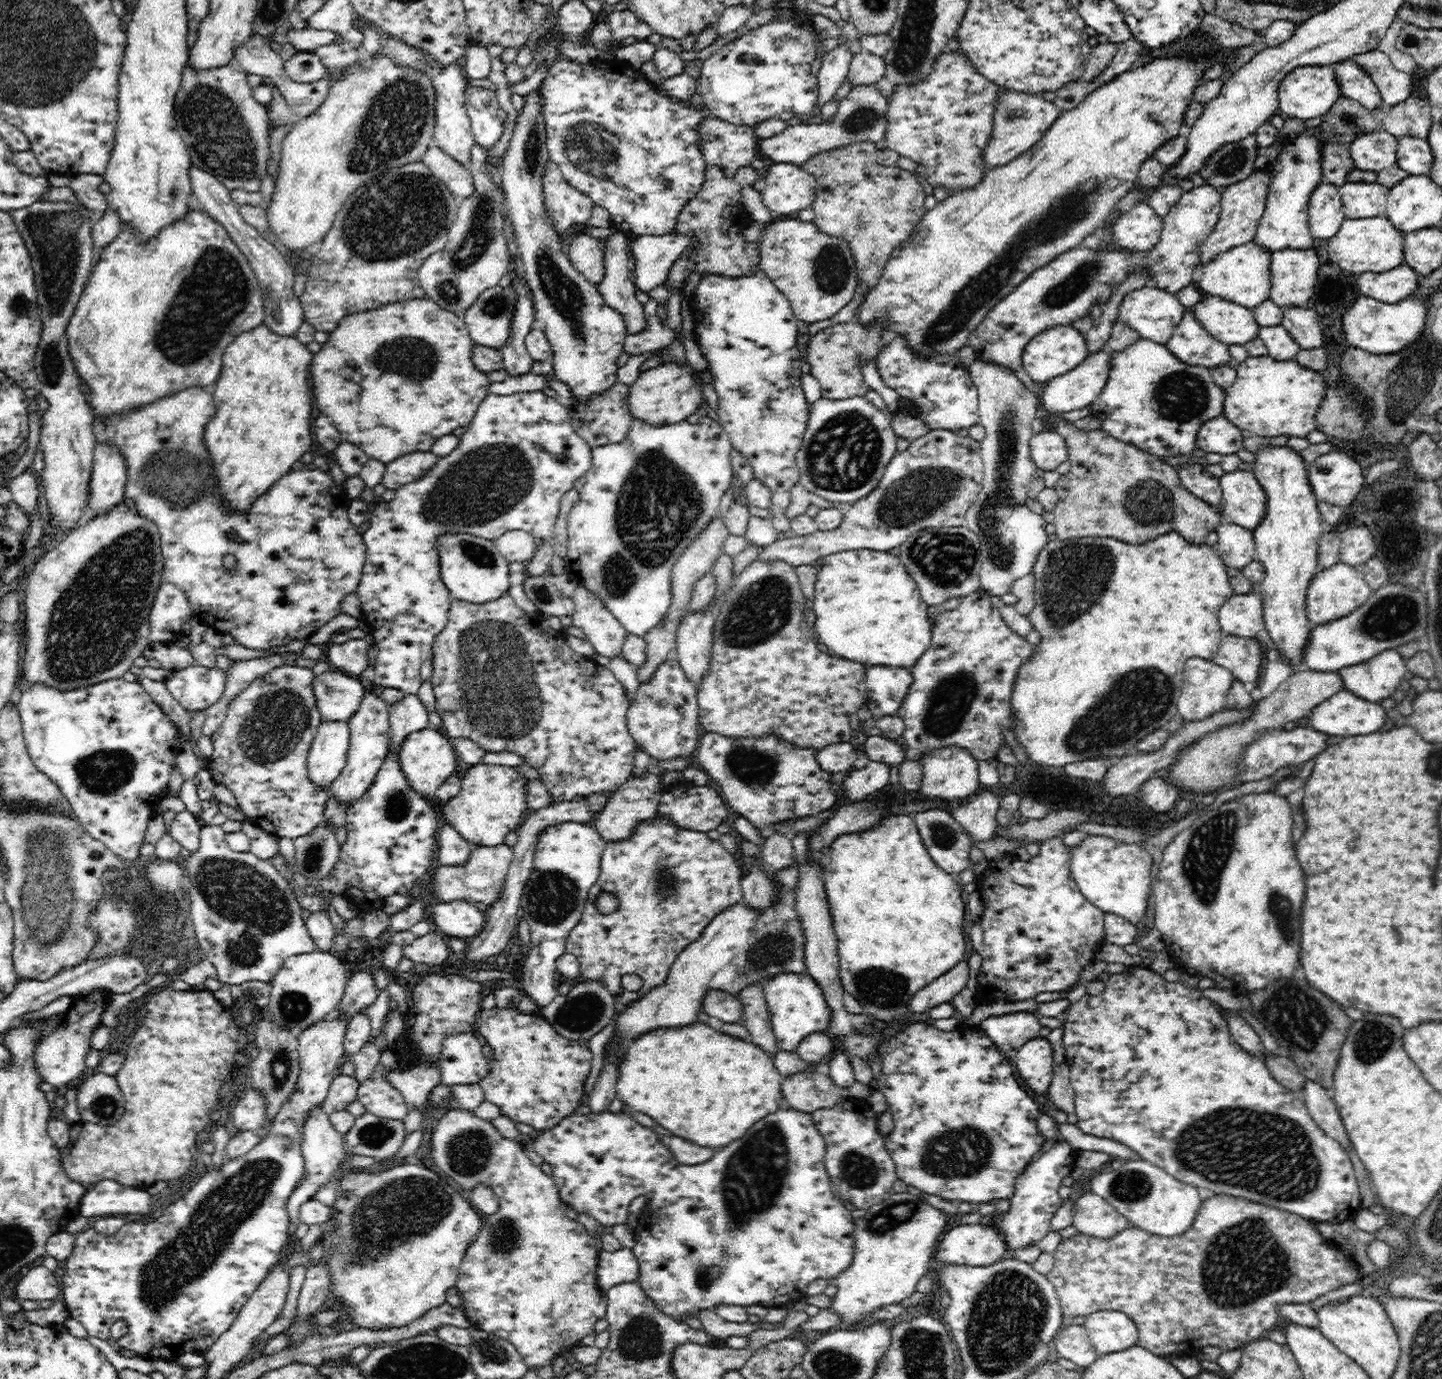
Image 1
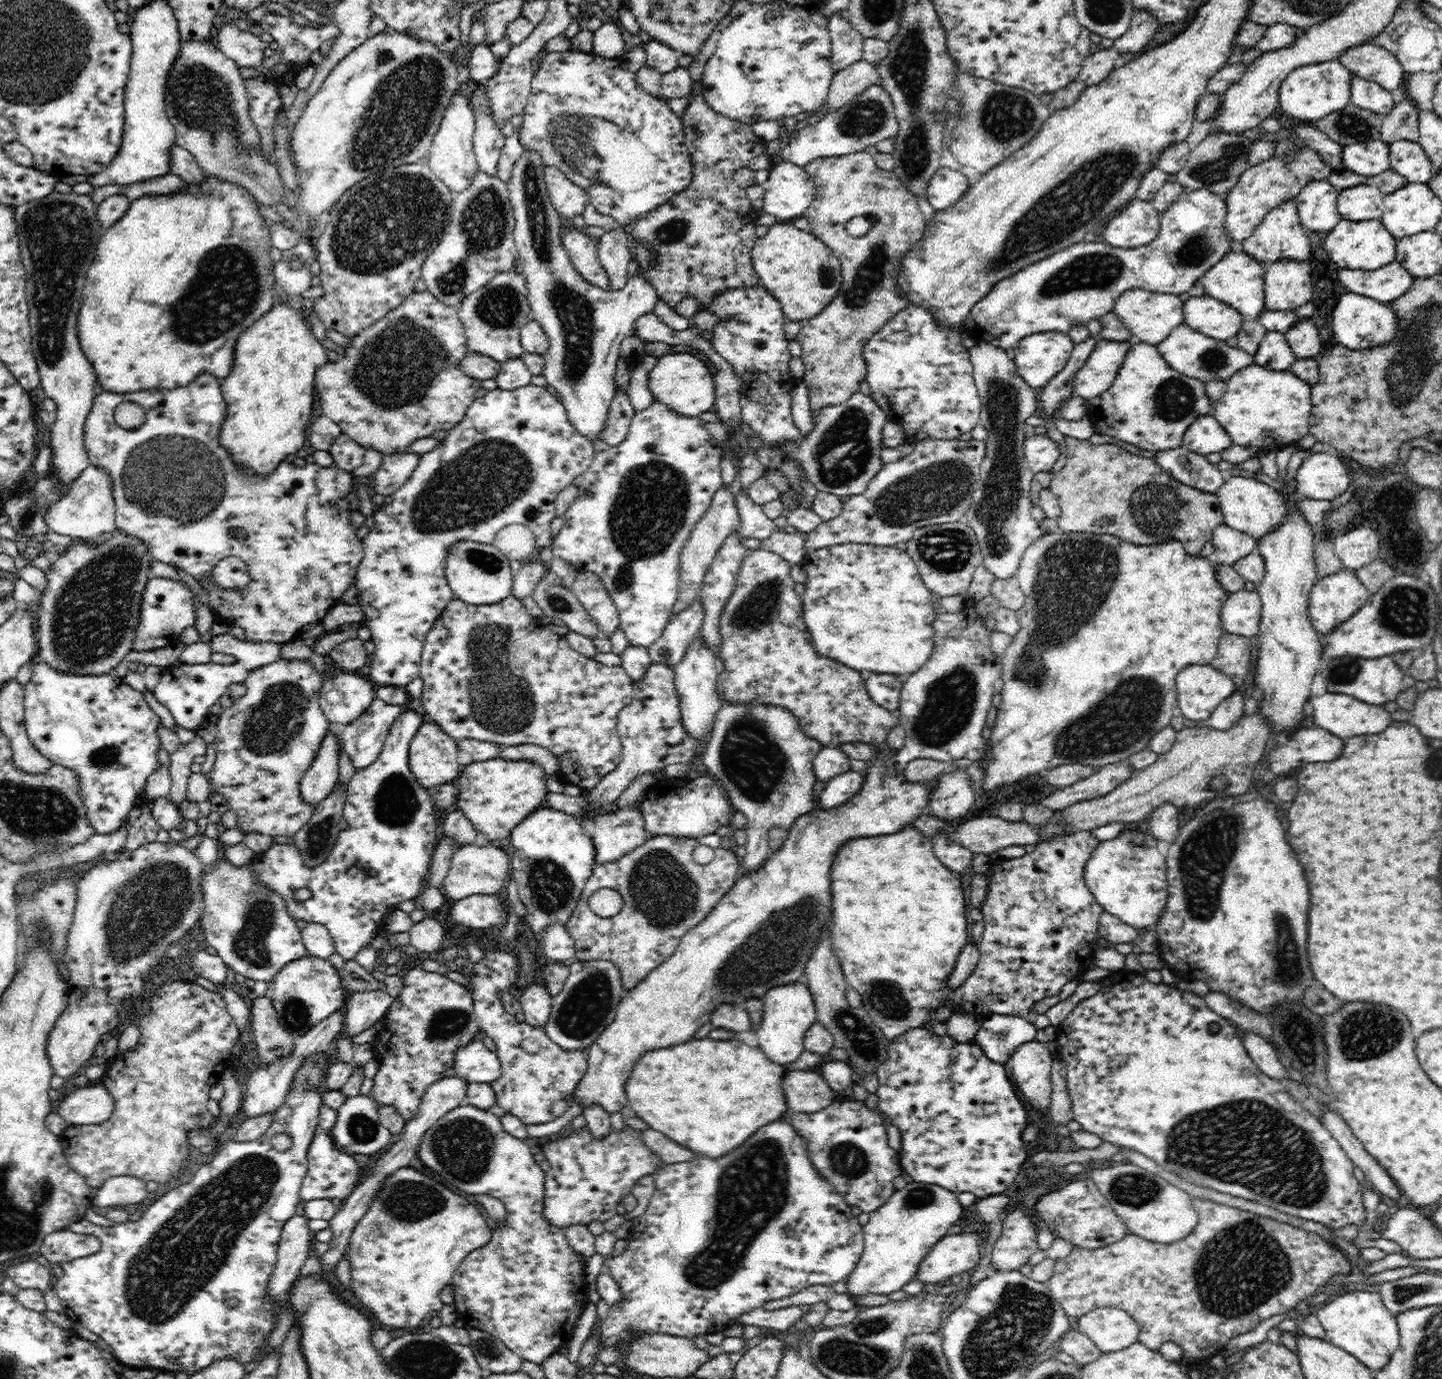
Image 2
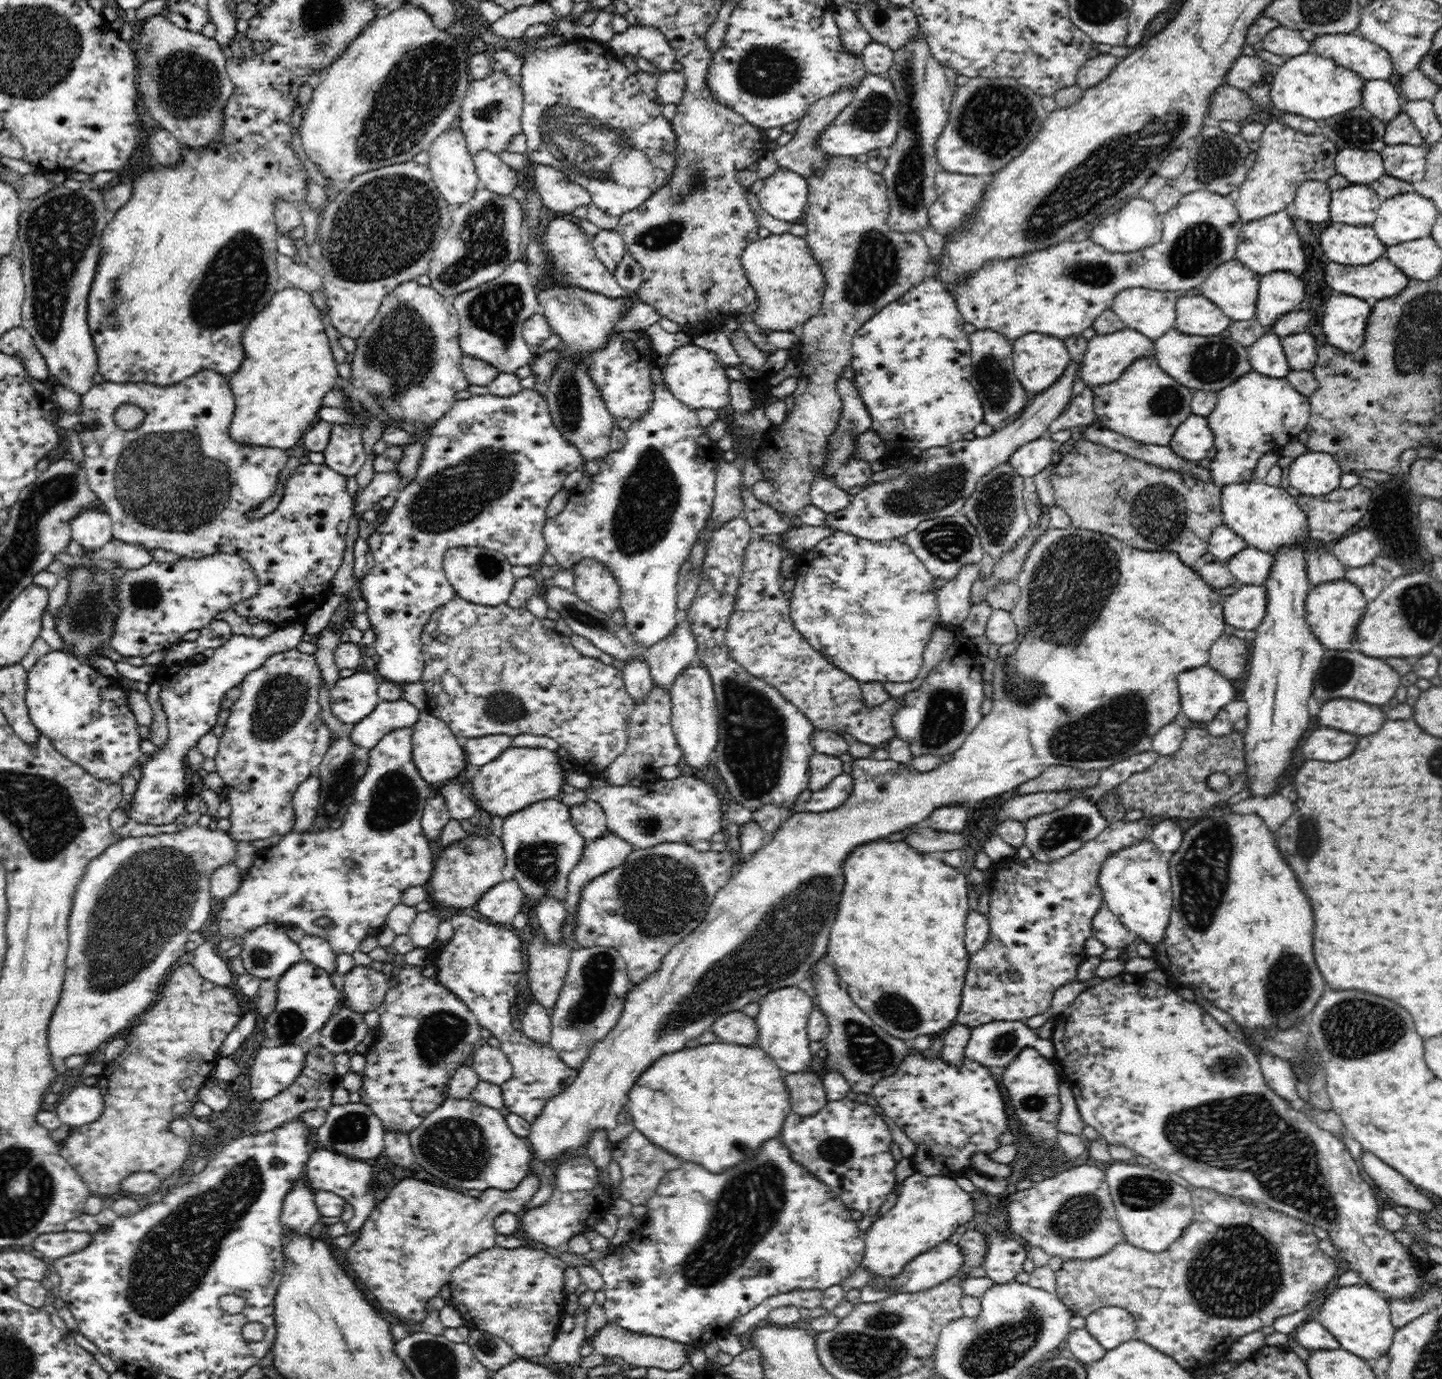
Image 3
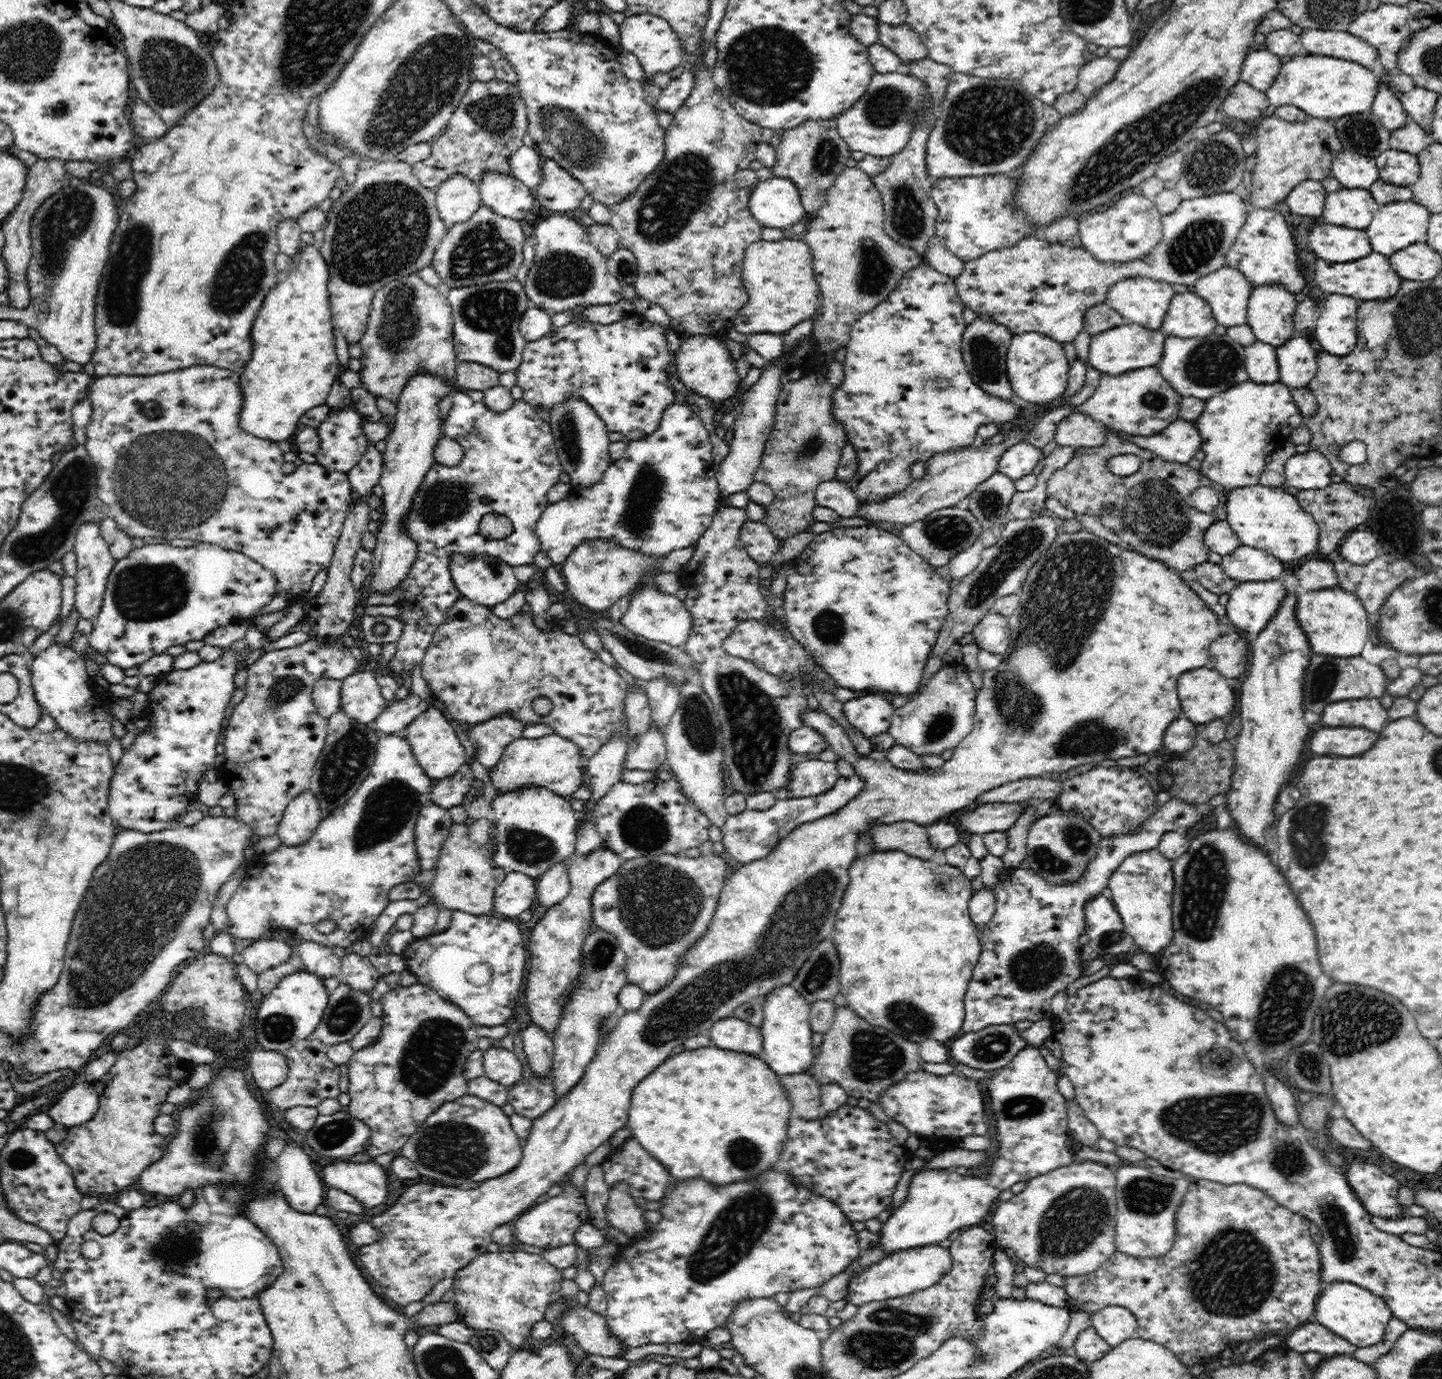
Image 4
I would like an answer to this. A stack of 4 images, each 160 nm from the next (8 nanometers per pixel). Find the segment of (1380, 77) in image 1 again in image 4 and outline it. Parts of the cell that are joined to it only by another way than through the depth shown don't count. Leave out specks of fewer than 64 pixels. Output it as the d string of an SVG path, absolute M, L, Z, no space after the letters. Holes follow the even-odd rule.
M1303 29L1300 40L1305 54L1336 57L1363 65L1370 71L1379 58L1374 45L1348 31Z

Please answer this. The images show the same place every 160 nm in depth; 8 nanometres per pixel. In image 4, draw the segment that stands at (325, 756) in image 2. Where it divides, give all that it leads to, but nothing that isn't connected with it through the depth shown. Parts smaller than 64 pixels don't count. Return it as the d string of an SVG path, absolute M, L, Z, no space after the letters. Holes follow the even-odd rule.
M312 791L301 792L284 812L277 834L286 846L304 844L322 822L322 812Z

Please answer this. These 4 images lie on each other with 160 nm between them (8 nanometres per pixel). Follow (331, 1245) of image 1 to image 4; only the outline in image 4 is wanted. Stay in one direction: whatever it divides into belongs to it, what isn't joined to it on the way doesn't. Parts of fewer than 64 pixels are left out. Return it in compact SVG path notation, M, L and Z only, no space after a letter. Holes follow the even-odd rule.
M1060 530L1057 537L1058 538L1050 544L1050 547L1041 554L1041 557L1034 563L1034 566L1030 568L1027 579L1024 581L1024 584L1018 592L1019 604L1016 610L1012 613L1012 616L1008 617L1008 627L1010 627L1010 644L1008 645L1010 645L1010 650L1012 650L1012 652L1018 652L1018 648L1024 648L1024 646L1030 646L1030 650L1036 650L1034 646L1038 646L1038 650L1044 650L1044 658L1040 658L1040 674L1038 674L1038 678L1032 678L1032 680L1026 684L1026 682L1016 680L1018 676L1012 674L1012 672L1008 672L1008 674L1012 676L1012 678L1008 678L1008 680L1004 680L1004 678L1000 678L1000 676L998 676L998 678L996 678L996 676L994 676L994 678L986 678L986 674L982 674L983 685L981 689L978 689L976 692L976 712L973 716L974 724L972 732L970 732L970 734L966 736L966 739L953 750L954 754L952 754L951 760L946 761L942 768L930 769L924 767L922 770L918 770L918 772L901 770L900 768L893 766L889 761L878 762L876 760L871 760L869 757L861 756L852 745L852 742L850 742L849 736L845 733L845 730L842 729L841 726L832 719L832 717L827 713L824 713L821 707L821 711L812 711L812 709L807 707L806 710L800 714L802 721L804 721L804 725L808 725L815 731L818 731L820 735L824 736L830 749L834 751L840 759L850 762L852 767L854 767L856 775L864 779L864 789L862 789L856 795L856 798L853 798L849 804L846 804L844 808L840 808L838 812L834 812L833 814L830 814L830 816L824 816L824 818L814 820L813 822L800 824L799 827L796 827L792 832L789 832L789 835L782 839L768 856L744 864L744 866L738 868L736 872L727 879L727 882L720 891L715 915L712 917L711 923L708 925L706 932L701 936L701 938L681 956L681 961L677 966L674 978L667 985L660 988L659 991L646 993L644 1002L642 1002L639 1009L626 1011L626 1014L622 1014L622 1016L616 1020L616 1025L612 1027L612 1030L608 1031L603 1037L601 1037L601 1040L597 1045L596 1054L594 1055L592 1062L586 1067L584 1076L582 1076L578 1081L578 1084L575 1084L574 1088L571 1088L564 1096L561 1096L550 1110L547 1110L542 1116L533 1120L530 1135L525 1138L526 1144L524 1144L522 1150L520 1164L517 1164L516 1168L512 1168L510 1172L506 1172L502 1174L502 1176L496 1176L496 1178L482 1181L477 1188L467 1190L459 1189L458 1187L437 1185L434 1183L416 1183L407 1187L404 1192L400 1194L400 1197L396 1200L394 1205L390 1206L390 1208L381 1214L372 1217L369 1224L374 1226L376 1230L380 1231L380 1235L382 1236L380 1236L378 1242L367 1244L366 1246L360 1246L360 1250L358 1250L358 1258L360 1258L360 1262L362 1262L362 1268L372 1276L374 1282L378 1282L380 1290L386 1292L386 1294L384 1294L386 1298L394 1300L394 1302L396 1302L397 1305L400 1305L400 1307L406 1307L412 1302L422 1302L425 1296L436 1284L438 1284L440 1280L444 1280L444 1278L453 1278L456 1272L472 1263L472 1260L476 1260L478 1256L485 1254L489 1244L493 1243L492 1234L496 1228L514 1222L521 1214L524 1214L533 1205L536 1205L536 1199L539 1196L542 1196L542 1194L546 1194L551 1185L563 1184L568 1178L568 1174L572 1172L572 1168L578 1166L578 1164L584 1161L586 1156L591 1152L594 1152L600 1144L609 1140L610 1136L612 1136L616 1130L620 1130L620 1128L627 1126L628 1110L631 1104L633 1088L643 1078L646 1078L646 1076L648 1076L655 1068L658 1068L658 1066L660 1066L668 1056L672 1056L672 1050L674 1050L676 1046L682 1045L684 1041L688 1040L688 1038L706 1034L712 1024L715 1024L718 1020L731 1017L733 1010L736 1010L738 1006L742 1006L744 1002L748 1002L750 998L767 995L772 989L776 988L778 984L790 985L796 978L796 972L798 972L799 968L804 964L804 961L808 960L809 956L812 956L812 950L814 950L816 942L826 940L826 938L831 937L834 933L832 930L835 928L834 920L836 920L836 912L838 912L840 902L842 902L840 898L844 896L844 890L846 890L846 886L848 886L848 882L850 882L850 878L848 878L848 870L853 859L858 857L858 840L860 840L858 836L860 836L860 834L869 834L870 826L874 826L874 824L892 824L906 820L926 826L936 822L940 818L947 817L951 812L960 811L966 806L970 806L970 804L976 802L976 798L978 798L980 794L984 794L984 792L988 792L988 790L992 790L992 788L1002 786L1002 784L1015 782L1016 780L1022 780L1022 778L1044 776L1046 772L1058 774L1066 772L1071 768L1082 766L1083 764L1094 764L1094 762L1100 763L1104 760L1117 762L1118 759L1138 755L1156 755L1168 759L1164 754L1164 731L1173 720L1183 717L1181 700L1179 699L1179 692L1177 691L1177 680L1182 672L1188 672L1194 670L1194 668L1202 668L1202 666L1209 666L1210 645L1221 635L1221 623L1219 622L1217 615L1212 611L1212 609L1208 608L1206 602L1202 600L1202 598L1188 584L1186 584L1186 582L1184 582L1175 569L1167 567L1166 564L1159 560L1151 559L1150 557L1141 555L1136 551L1122 549L1120 546L1111 544L1108 540L1099 538L1092 533L1088 533L1086 530L1074 530L1071 533Z

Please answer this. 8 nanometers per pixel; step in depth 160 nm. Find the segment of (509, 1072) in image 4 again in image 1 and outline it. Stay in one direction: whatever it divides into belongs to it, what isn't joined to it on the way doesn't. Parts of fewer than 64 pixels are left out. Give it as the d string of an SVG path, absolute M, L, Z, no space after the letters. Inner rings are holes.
M475 1033L447 1036L436 1068L441 1082L446 1086L479 1083L489 1069L489 1060L484 1057L482 1047Z

